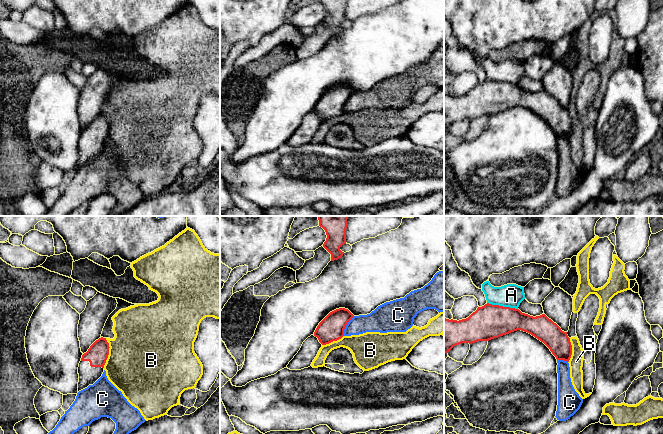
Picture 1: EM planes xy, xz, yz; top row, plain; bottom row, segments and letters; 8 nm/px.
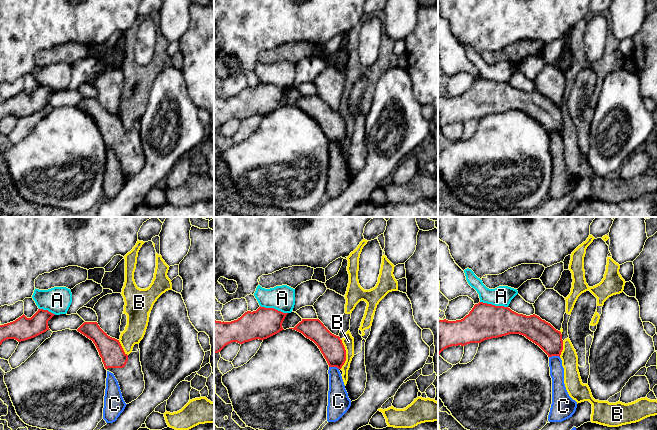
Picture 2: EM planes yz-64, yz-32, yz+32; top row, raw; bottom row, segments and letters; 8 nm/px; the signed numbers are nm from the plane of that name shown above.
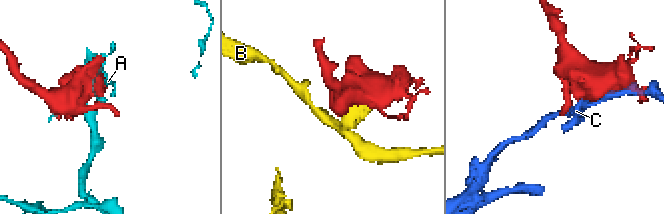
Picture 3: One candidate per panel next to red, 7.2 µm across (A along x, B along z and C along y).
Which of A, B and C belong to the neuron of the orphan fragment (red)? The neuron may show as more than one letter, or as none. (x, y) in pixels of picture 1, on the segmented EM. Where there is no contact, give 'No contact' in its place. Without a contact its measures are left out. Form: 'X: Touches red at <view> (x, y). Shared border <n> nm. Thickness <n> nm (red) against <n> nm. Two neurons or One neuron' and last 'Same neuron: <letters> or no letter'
A: Touches red at yz (502, 306). Shared border 260 nm. Thickness 280 nm (red) against 190 nm. Two neurons
B: Touches red at xy (108, 353). Shared border 240 nm. Thickness 170 nm (red) against 500 nm. Two neurons
C: Touches red at xz (346, 324). Shared border 190 nm. Thickness 200 nm (red) against 180 nm. Two neurons
Same neuron: no letter

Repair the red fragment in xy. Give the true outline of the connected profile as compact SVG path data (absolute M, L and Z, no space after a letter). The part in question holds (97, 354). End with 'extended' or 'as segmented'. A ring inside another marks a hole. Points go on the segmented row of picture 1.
M101 337L82 355L78 367L78 392L93 385L102 376L109 348L106 338Z; extended

